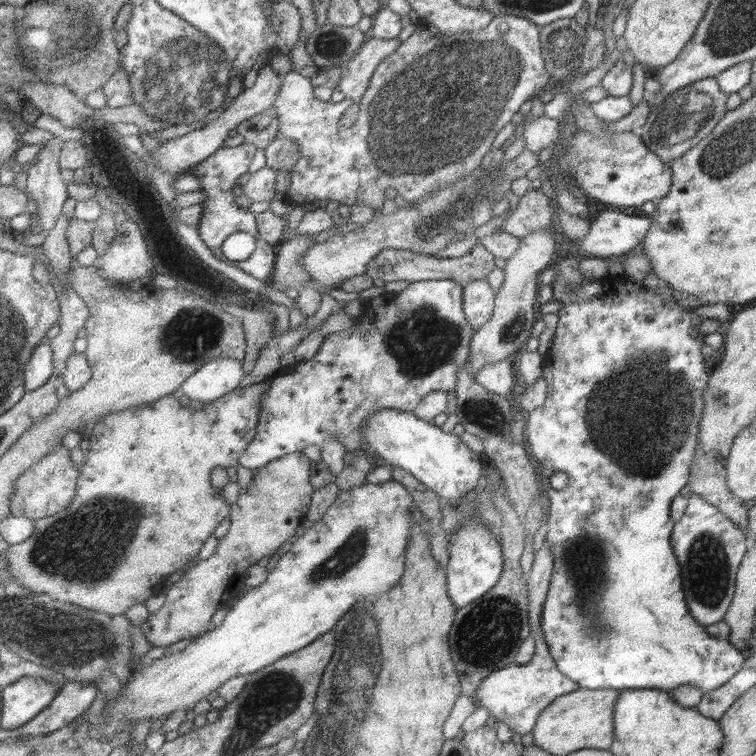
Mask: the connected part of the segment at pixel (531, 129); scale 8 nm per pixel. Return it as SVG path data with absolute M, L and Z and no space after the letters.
M527 114L525 122L521 136L525 149L538 153L543 148L551 146L553 141L558 142L556 120L545 117L545 115L534 117Z

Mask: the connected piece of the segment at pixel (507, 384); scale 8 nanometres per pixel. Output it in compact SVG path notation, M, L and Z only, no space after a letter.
M505 357L504 360L485 365L480 372L475 372L473 380L488 392L505 397L513 386L514 367L515 363L511 362L511 357L509 359Z

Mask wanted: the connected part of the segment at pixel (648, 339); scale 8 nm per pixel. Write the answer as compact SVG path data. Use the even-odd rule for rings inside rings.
M567 255L552 267L556 270L556 276L550 284L551 299L559 300L561 306L556 312L558 317L556 328L551 346L544 354L542 365L542 378L548 391L547 398L541 406L527 413L523 440L528 456L538 467L539 488L550 503L548 517L545 519L547 527L544 542L551 548L553 568L539 620L546 648L553 657L557 670L581 688L619 691L659 688L670 691L681 684L691 684L702 692L711 692L717 686L725 684L741 668L746 654L734 648L727 639L718 640L709 635L705 627L693 619L683 599L681 569L669 543L674 525L670 517L670 505L676 494L687 484L689 467L696 448L698 423L702 414L702 393L709 377L710 368L705 368L701 354L703 336L699 334L699 324L703 319L693 310L685 310L685 307L679 304L663 300L659 295L646 290L641 283L632 282L621 276L607 274L599 280L585 280L579 272L577 257ZM556 470L566 472L569 476L567 486L560 490L552 489L549 484L549 476Z

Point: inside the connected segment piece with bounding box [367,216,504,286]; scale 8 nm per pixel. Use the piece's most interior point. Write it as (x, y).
(389, 265)

